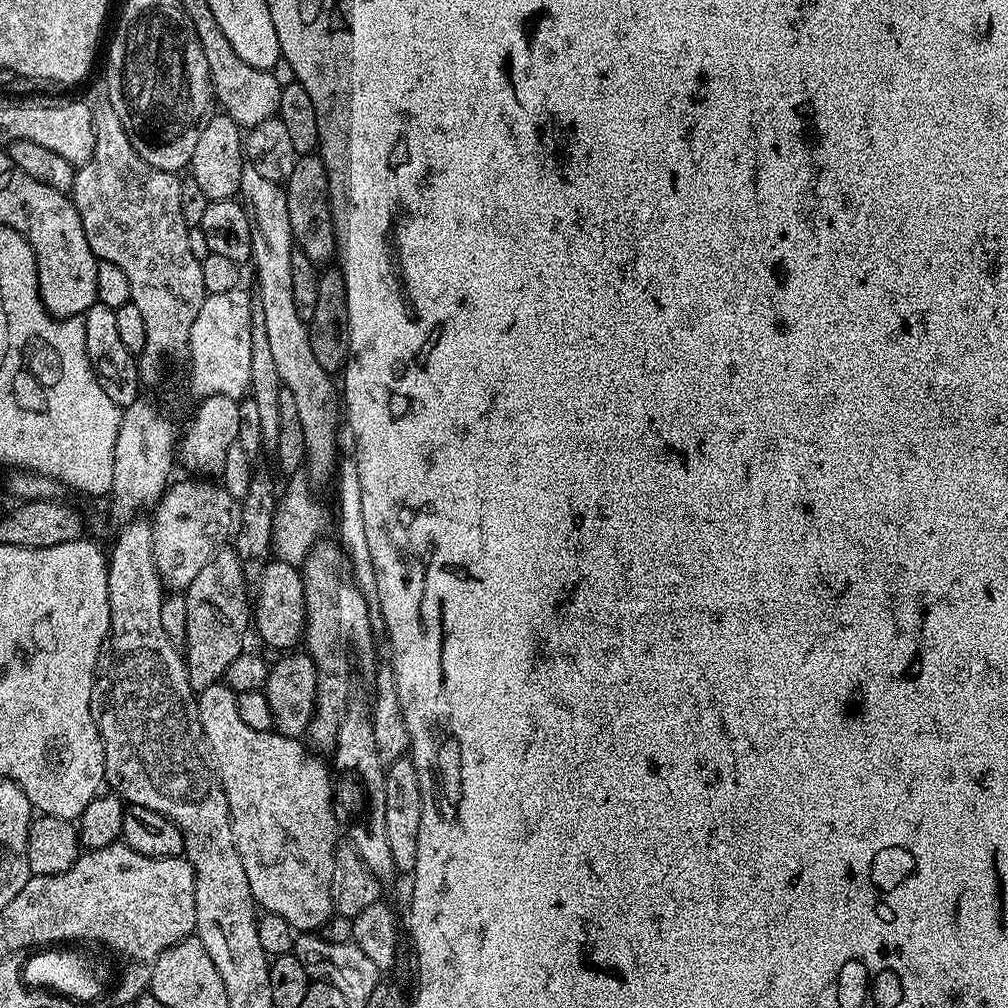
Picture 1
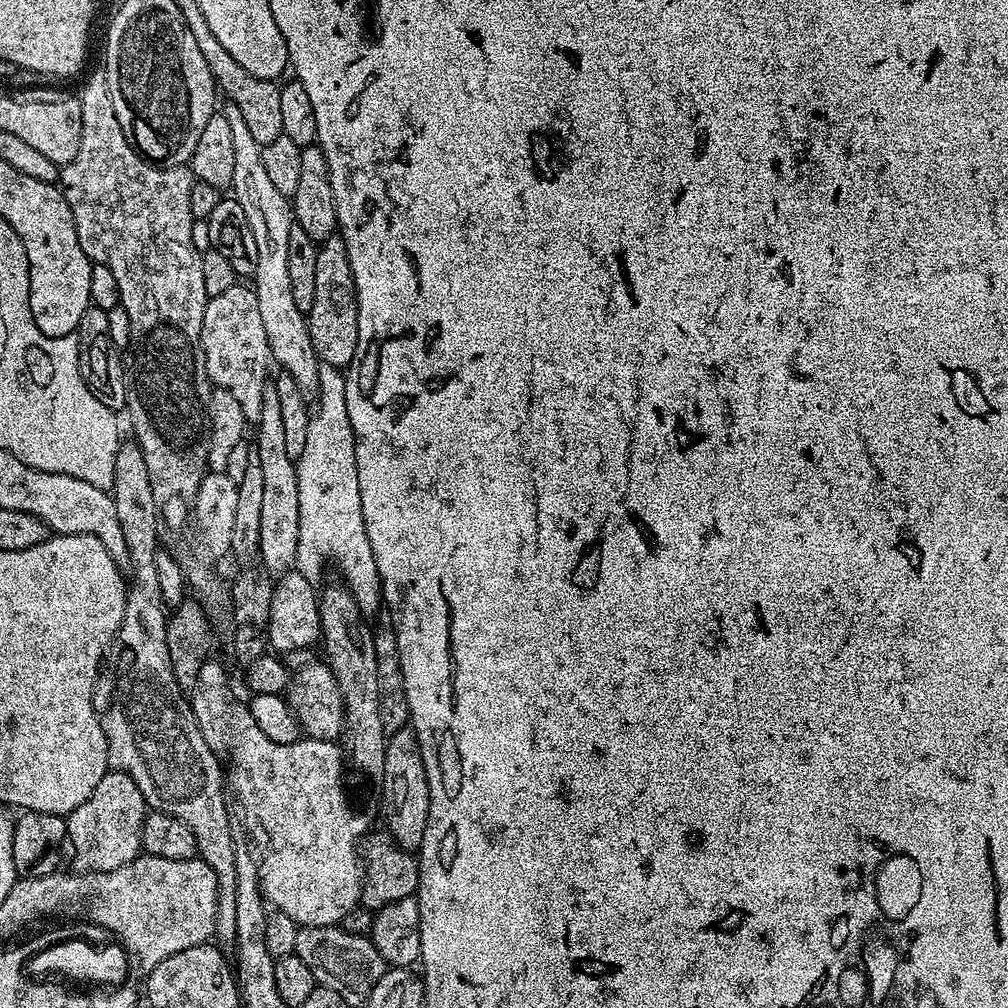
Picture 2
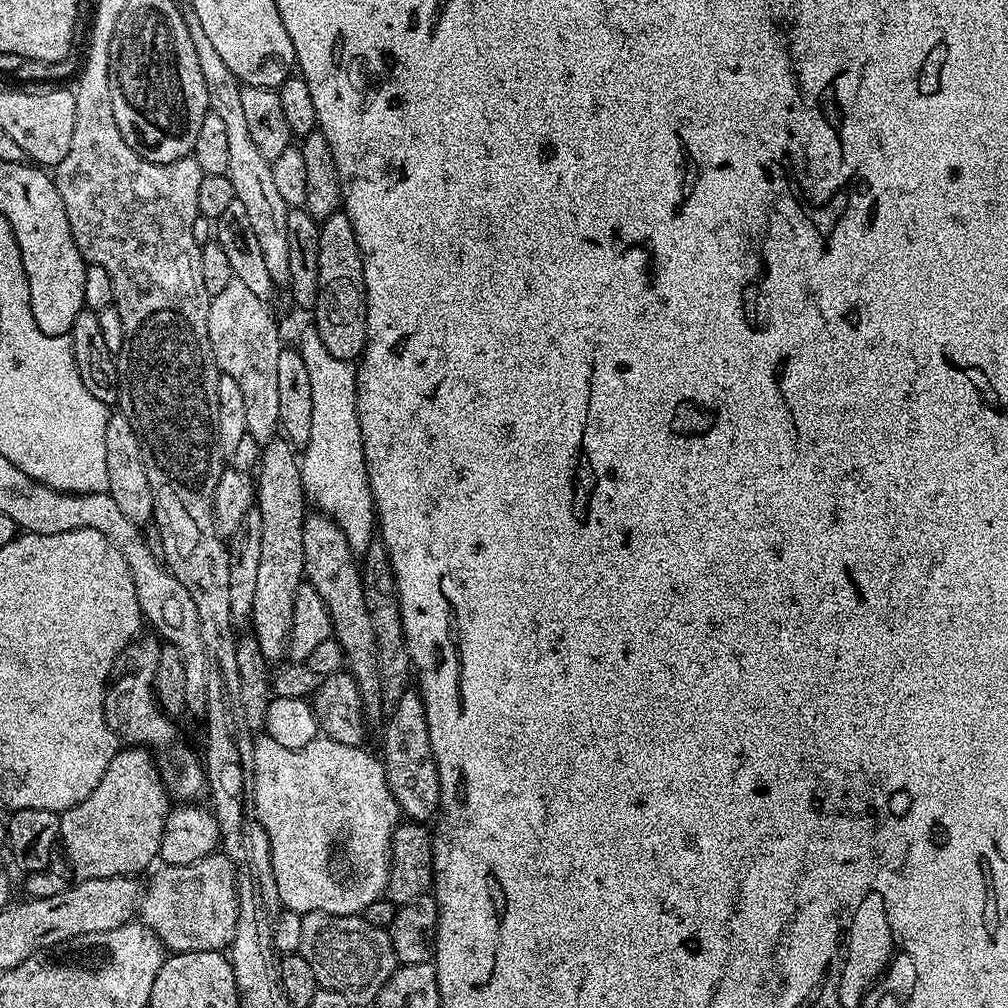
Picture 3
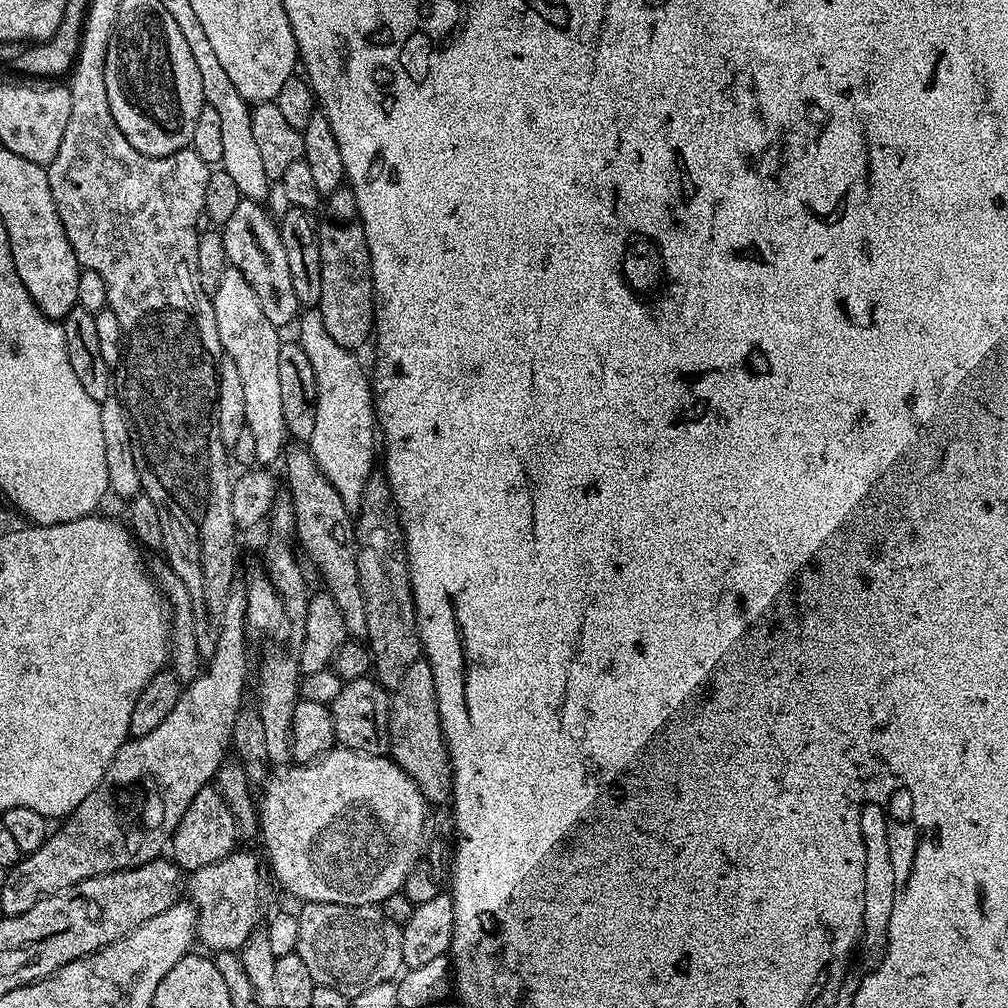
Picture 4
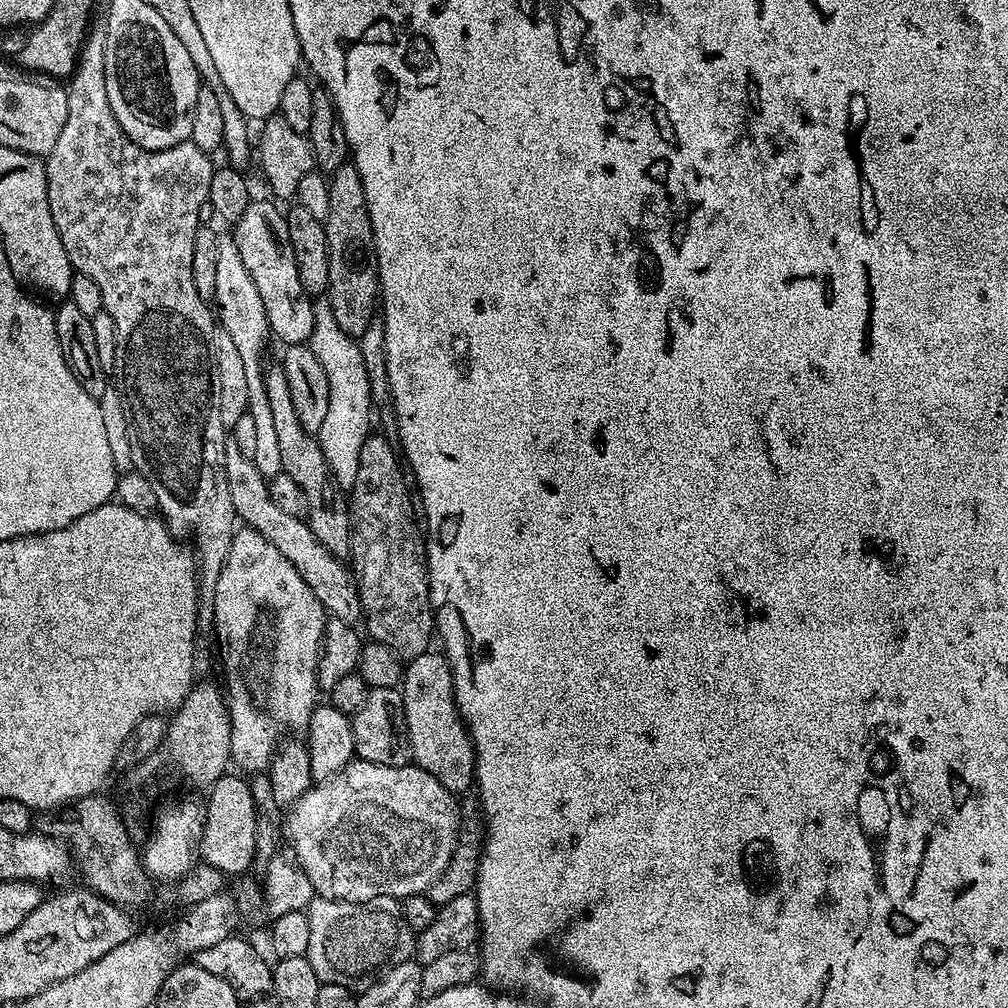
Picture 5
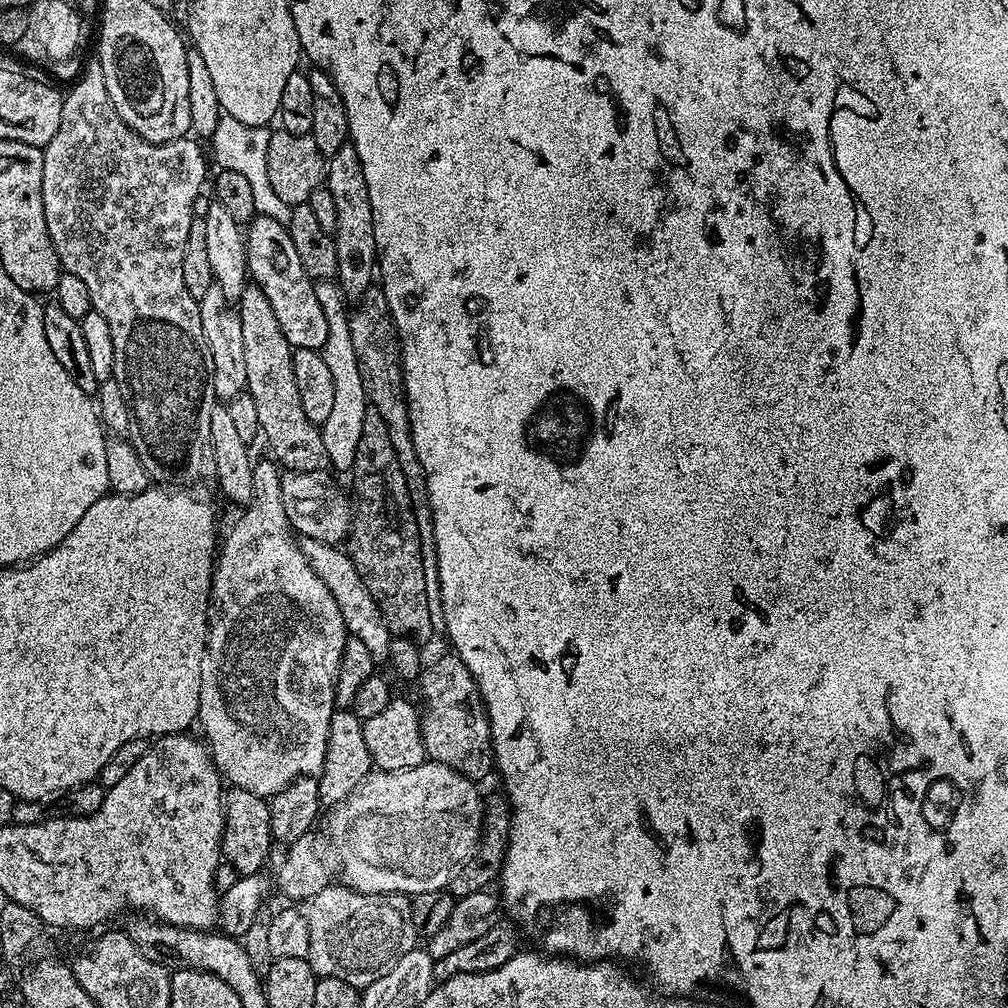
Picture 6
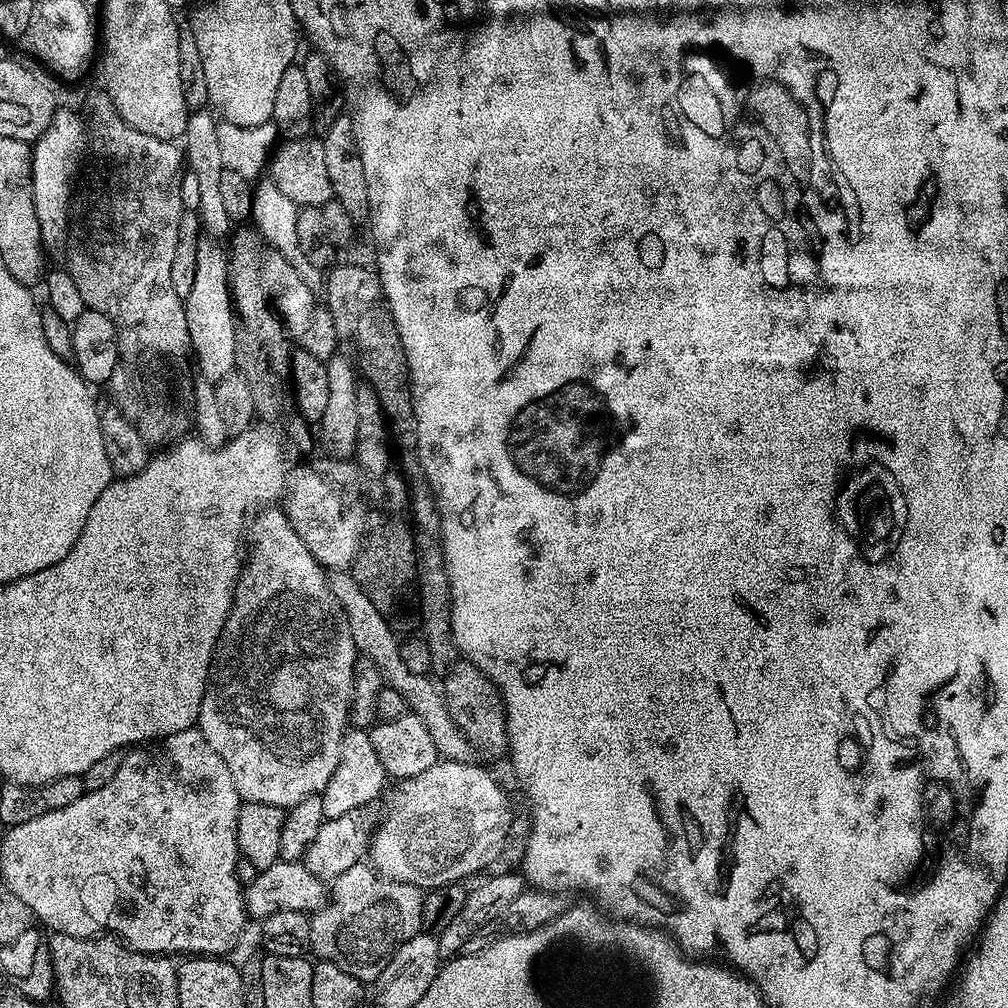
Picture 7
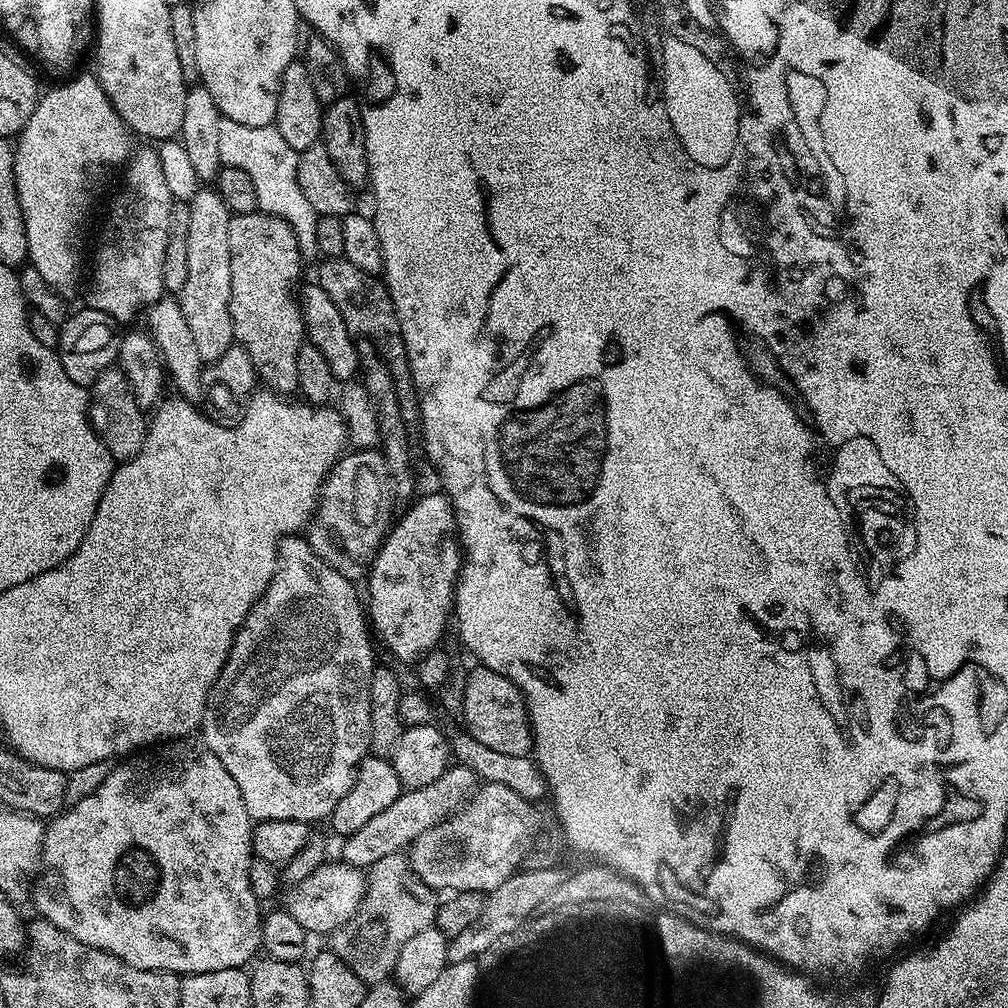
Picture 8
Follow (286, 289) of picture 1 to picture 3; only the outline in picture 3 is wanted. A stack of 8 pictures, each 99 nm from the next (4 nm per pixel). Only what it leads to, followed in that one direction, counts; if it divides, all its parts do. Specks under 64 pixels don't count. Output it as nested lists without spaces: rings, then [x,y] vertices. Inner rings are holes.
[[[191,6],[183,9],[184,21],[190,30],[190,38],[194,42],[194,50],[198,54],[198,66],[202,66],[202,78],[206,82],[208,106],[211,112],[219,114],[226,125],[228,138],[228,156],[230,166],[226,175],[234,186],[236,200],[242,202],[246,214],[250,217],[250,226],[254,226],[254,234],[258,238],[258,246],[262,246],[262,258],[266,258],[266,270],[270,272],[273,285],[287,285],[290,278],[290,246],[286,246],[286,214],[289,206],[282,202],[274,183],[272,165],[266,158],[262,158],[258,146],[254,146],[246,126],[246,117],[242,107],[241,82],[237,76],[230,74],[226,62],[210,38],[206,38],[206,30],[202,30],[202,22],[198,22],[198,14],[194,14]]]

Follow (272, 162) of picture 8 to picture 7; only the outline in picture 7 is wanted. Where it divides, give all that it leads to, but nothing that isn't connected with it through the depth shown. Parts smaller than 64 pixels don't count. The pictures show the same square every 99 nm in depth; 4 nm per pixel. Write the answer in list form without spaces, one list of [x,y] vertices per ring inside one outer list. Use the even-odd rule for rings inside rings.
[[[227,122],[218,123],[218,143],[222,153],[222,162],[225,168],[235,170],[237,174],[242,174],[242,178],[255,182],[254,184],[254,206],[252,207],[251,223],[265,241],[272,243],[275,251],[281,252],[288,262],[294,264],[298,274],[302,274],[302,282],[310,286],[320,294],[324,291],[326,283],[325,273],[318,267],[309,262],[302,242],[298,238],[298,216],[300,208],[282,190],[278,188],[275,181],[271,178],[258,180],[259,176],[265,175],[266,169],[270,164],[270,157],[278,144],[278,133],[276,125],[269,122],[258,126],[238,126]]]

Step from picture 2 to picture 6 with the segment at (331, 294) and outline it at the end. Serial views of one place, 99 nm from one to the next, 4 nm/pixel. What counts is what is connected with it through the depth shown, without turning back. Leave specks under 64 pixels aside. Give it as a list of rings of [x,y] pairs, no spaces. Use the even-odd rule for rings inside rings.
[[[351,142],[327,157],[326,186],[334,197],[335,213],[338,214],[338,226],[334,233],[338,250],[336,280],[345,297],[359,298],[367,288],[373,287],[378,272],[378,249],[374,242],[374,214],[370,206],[370,190],[366,190],[366,174],[362,174],[358,150],[354,150]]]

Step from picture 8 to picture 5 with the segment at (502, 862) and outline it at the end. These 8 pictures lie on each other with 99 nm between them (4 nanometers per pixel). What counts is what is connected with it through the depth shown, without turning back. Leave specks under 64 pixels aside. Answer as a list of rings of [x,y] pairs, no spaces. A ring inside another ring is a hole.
[[[353,758],[349,764],[336,776],[331,776],[328,780],[319,781],[315,786],[306,790],[306,794],[302,794],[294,803],[287,809],[286,815],[282,820],[282,836],[286,841],[286,844],[292,847],[291,855],[294,857],[297,864],[306,874],[306,878],[310,878],[310,886],[313,893],[316,896],[325,896],[328,900],[345,900],[346,902],[366,902],[370,898],[378,898],[379,896],[395,896],[397,898],[403,898],[406,896],[418,896],[427,893],[430,882],[434,882],[434,878],[438,878],[438,874],[442,874],[447,868],[448,864],[452,860],[452,851],[456,849],[458,843],[458,833],[462,828],[462,816],[458,811],[457,797],[450,790],[446,790],[442,786],[442,782],[438,782],[438,778],[434,778],[434,774],[426,774],[426,770],[413,766],[411,763],[405,762],[402,767],[394,766],[393,764],[375,764],[374,762],[366,762],[359,758]]]

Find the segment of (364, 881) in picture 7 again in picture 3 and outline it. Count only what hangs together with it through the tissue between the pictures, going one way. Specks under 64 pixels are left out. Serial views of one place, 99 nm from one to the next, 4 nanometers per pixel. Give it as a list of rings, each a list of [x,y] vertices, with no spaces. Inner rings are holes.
[[[305,912],[302,915],[302,942],[299,956],[310,962],[317,985],[329,988],[353,1006],[375,1005],[382,986],[398,967],[388,929],[370,926],[363,915],[335,916],[325,912]]]

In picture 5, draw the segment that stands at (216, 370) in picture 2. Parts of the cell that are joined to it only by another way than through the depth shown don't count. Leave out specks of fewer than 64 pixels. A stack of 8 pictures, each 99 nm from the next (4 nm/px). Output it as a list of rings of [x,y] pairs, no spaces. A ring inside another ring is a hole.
[[[221,235],[218,239],[218,263],[214,270],[216,281],[215,311],[218,313],[219,327],[234,341],[238,354],[242,357],[242,366],[246,369],[246,394],[248,410],[246,415],[254,418],[256,428],[256,448],[252,455],[254,466],[258,466],[265,478],[271,478],[282,472],[282,457],[278,446],[278,437],[274,431],[274,421],[270,414],[270,401],[266,398],[264,374],[264,339],[269,339],[268,323],[266,322],[266,306],[262,306],[262,297],[258,294],[258,286],[254,286],[254,278],[246,270],[238,246],[232,241],[231,235]]]

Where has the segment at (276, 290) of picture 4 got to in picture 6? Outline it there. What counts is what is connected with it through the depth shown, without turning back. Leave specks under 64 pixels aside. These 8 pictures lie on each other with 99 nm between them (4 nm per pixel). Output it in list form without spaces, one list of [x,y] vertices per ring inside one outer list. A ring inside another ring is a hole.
[[[253,216],[246,225],[244,245],[251,283],[257,284],[262,294],[266,294],[266,302],[270,302],[274,318],[278,318],[278,326],[282,326],[282,334],[286,334],[289,346],[306,350],[323,348],[326,342],[326,314],[322,314],[322,305],[318,303],[318,297],[314,294],[314,281],[306,274],[302,261],[298,259],[298,250],[294,250],[294,242],[288,233],[287,223],[266,216]]]

